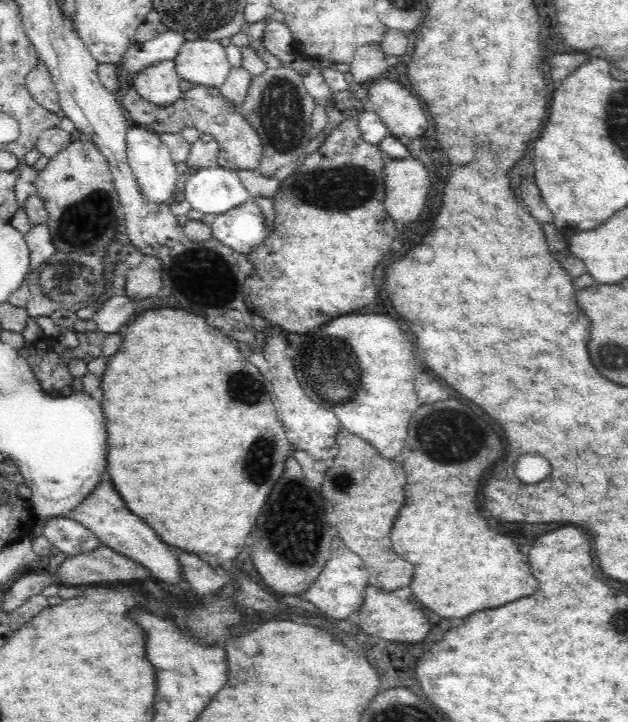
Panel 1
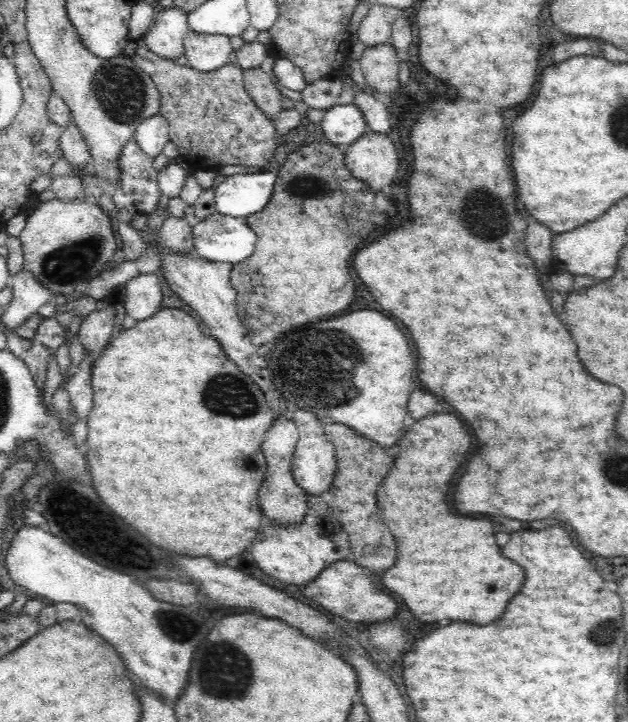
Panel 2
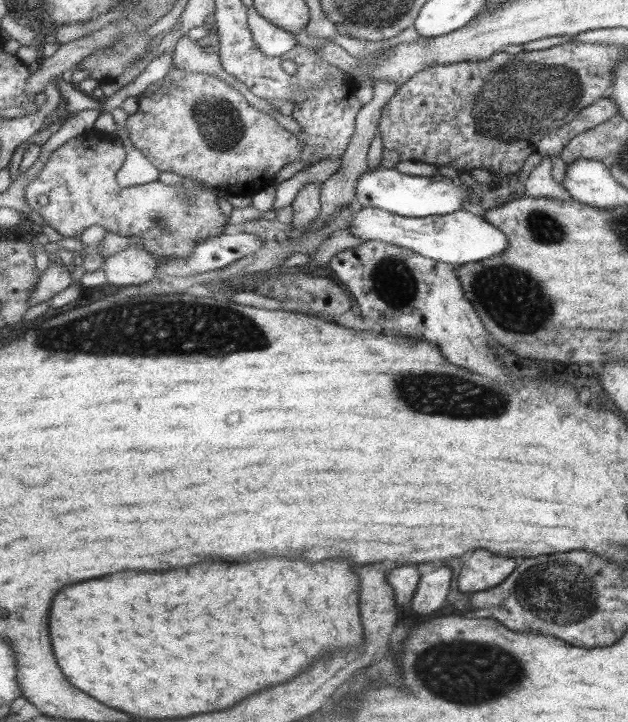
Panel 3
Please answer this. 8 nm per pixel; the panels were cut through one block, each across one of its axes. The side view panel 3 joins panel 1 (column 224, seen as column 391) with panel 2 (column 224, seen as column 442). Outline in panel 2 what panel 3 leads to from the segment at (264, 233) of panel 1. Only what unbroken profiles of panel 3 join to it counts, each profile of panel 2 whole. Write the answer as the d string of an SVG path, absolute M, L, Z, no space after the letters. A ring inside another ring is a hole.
M218 212L201 221L191 221L197 254L209 261L236 264L246 260L256 246L256 234L244 217L233 218Z

